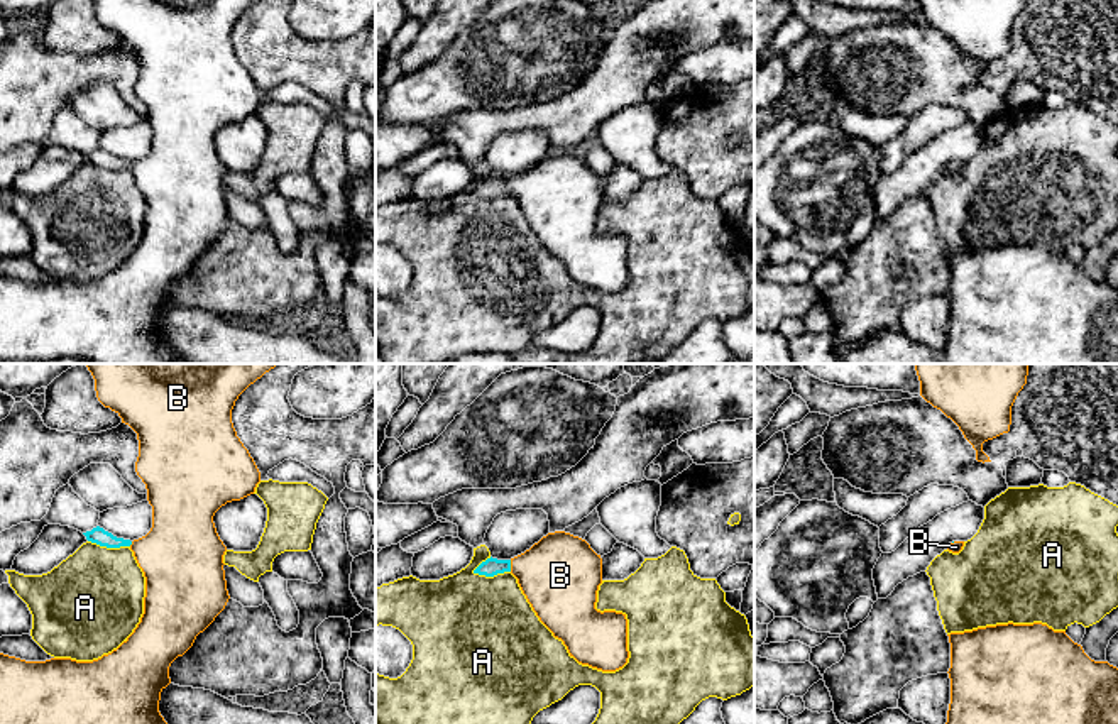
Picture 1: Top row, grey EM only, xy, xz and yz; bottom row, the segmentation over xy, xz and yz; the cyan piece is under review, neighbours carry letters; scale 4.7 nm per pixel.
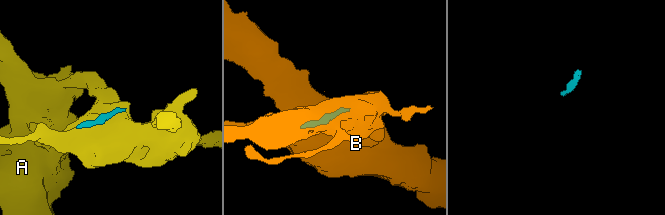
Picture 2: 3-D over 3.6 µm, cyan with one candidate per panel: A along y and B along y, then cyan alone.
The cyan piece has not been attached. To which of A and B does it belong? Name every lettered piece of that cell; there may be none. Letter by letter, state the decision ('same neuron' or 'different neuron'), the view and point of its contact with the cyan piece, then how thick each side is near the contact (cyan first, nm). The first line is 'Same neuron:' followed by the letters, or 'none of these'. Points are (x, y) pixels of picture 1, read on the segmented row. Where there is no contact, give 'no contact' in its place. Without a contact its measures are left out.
Same neuron: B
A: different neuron | xz (491, 575) | 90/480 nm
B: same neuron | xz (509, 565) | 90/380 nm

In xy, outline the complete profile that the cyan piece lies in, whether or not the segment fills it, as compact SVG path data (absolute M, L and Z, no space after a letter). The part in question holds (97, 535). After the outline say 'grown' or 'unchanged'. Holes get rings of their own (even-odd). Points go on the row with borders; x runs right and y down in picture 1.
M85 364L95 379L98 401L115 411L139 440L135 472L147 489L152 528L139 540L117 538L96 526L83 533L107 548L129 546L145 577L144 614L134 633L112 653L93 661L51 658L25 661L0 653L0 724L167 724L159 712L161 692L171 683L169 666L183 656L225 609L223 555L213 516L232 501L255 492L260 472L232 423L238 396L279 364Z; grown

